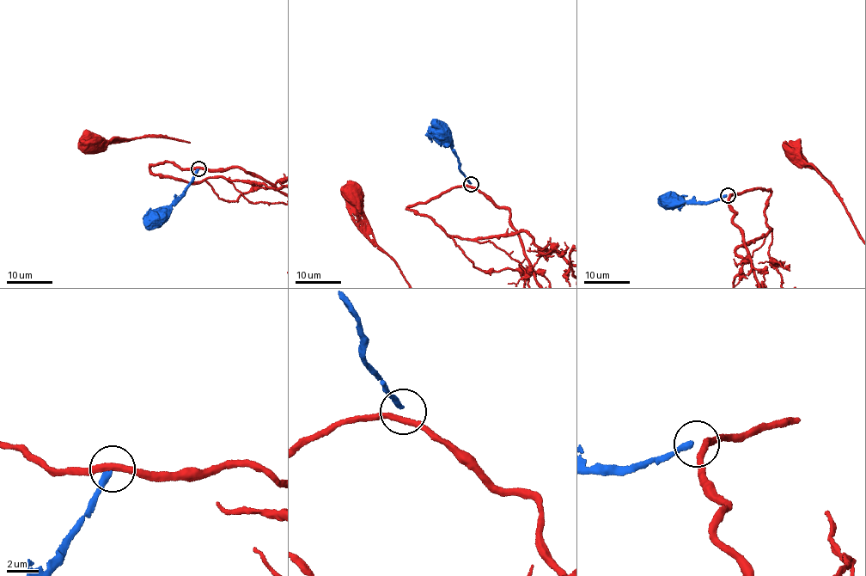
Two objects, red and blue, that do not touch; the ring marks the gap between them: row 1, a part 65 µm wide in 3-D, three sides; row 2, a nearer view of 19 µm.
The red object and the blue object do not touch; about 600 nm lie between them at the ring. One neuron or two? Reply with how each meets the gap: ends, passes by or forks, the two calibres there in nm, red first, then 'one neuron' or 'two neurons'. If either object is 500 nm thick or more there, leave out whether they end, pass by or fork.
red passes by | blue ends | 400/320 nm | two neurons

